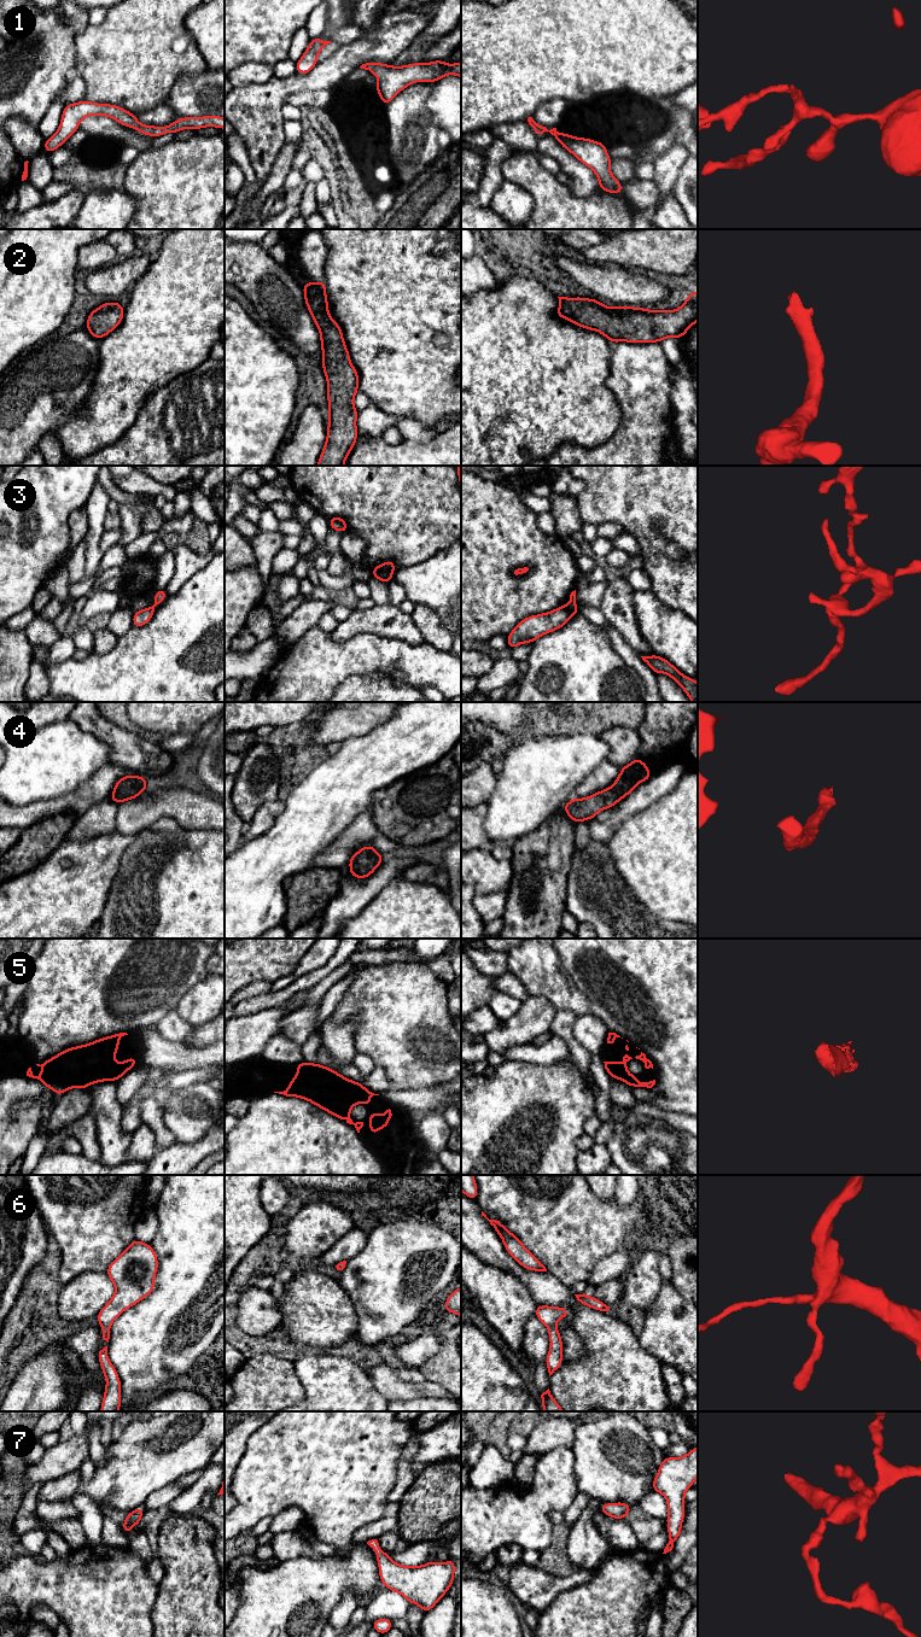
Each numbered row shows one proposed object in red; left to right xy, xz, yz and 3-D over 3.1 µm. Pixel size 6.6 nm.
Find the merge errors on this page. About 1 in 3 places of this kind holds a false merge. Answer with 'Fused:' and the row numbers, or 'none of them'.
Fused: 3

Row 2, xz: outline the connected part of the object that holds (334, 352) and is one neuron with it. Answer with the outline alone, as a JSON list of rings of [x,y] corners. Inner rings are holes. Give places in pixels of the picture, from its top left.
[[[310,281],[301,286],[307,308],[321,335],[321,366],[327,380],[327,438],[316,466],[344,466],[359,435],[359,411],[354,407],[354,397],[359,392],[359,373],[351,364],[340,326],[330,315],[326,281]]]

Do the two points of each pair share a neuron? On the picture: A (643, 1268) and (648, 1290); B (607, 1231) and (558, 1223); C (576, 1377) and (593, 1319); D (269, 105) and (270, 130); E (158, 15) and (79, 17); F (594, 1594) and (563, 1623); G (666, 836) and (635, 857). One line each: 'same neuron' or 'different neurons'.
A: same neuron
B: same neuron
C: same neuron
D: same neuron
E: different neurons
F: same neuron
G: same neuron

